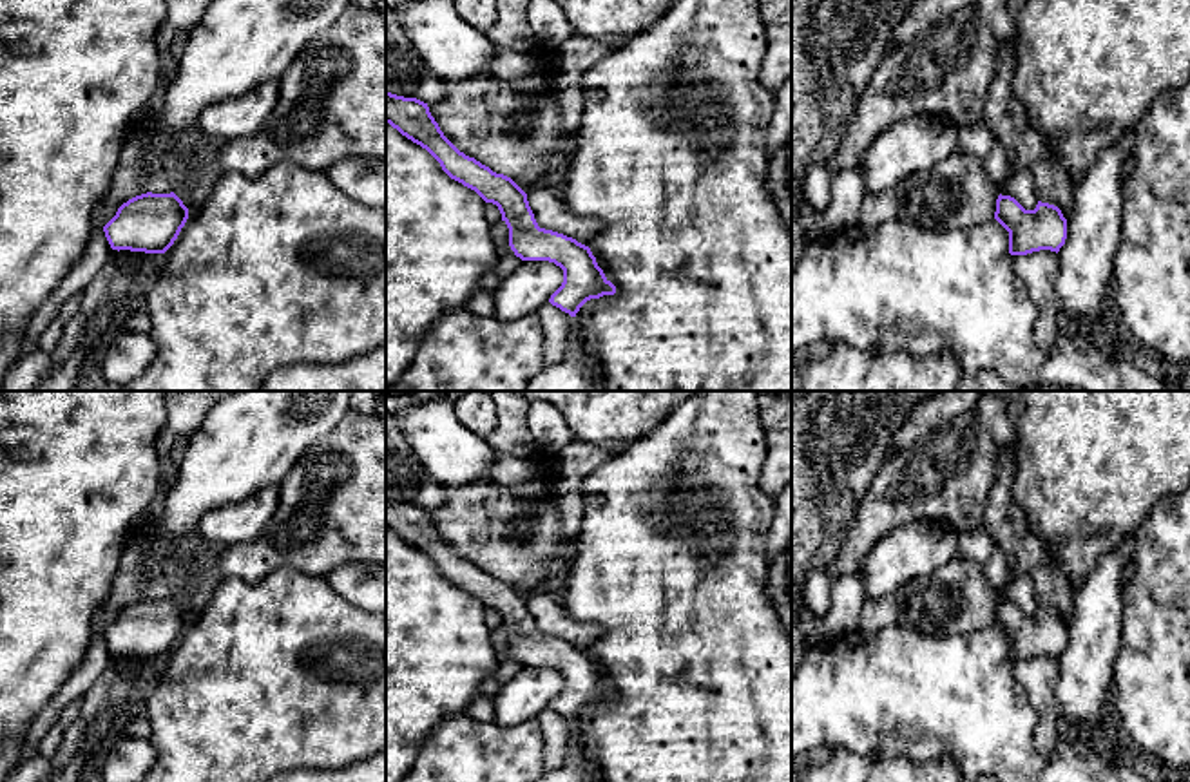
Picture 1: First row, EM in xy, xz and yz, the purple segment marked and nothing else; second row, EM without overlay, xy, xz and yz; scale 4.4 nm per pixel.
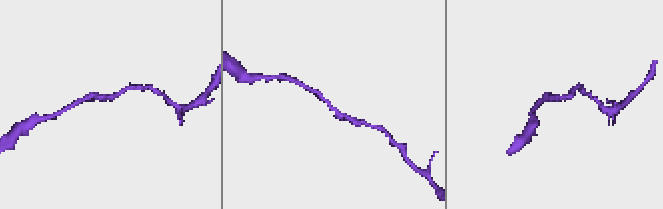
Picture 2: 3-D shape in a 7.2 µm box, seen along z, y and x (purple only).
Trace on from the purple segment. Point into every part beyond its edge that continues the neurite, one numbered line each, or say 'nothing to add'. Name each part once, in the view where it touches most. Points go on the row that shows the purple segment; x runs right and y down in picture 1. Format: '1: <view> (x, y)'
nothing to add

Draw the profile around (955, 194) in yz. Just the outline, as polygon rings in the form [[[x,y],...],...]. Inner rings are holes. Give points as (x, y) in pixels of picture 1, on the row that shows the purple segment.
[[[962,150],[918,170],[895,190],[897,219],[931,232],[969,230],[994,219],[1000,186]]]

